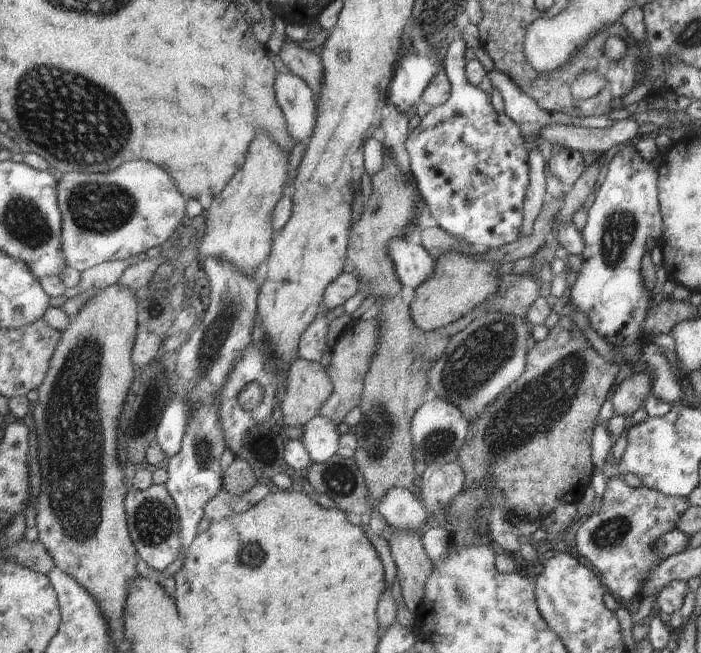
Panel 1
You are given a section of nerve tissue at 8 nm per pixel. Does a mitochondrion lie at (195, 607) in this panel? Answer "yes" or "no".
no

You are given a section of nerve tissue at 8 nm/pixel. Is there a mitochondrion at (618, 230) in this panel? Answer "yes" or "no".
yes

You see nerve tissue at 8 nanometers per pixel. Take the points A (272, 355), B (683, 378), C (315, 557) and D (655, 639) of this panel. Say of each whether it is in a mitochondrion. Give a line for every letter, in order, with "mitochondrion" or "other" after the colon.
A: other
B: other
C: other
D: other

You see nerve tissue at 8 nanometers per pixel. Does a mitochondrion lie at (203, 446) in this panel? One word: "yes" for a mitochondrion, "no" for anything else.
yes

